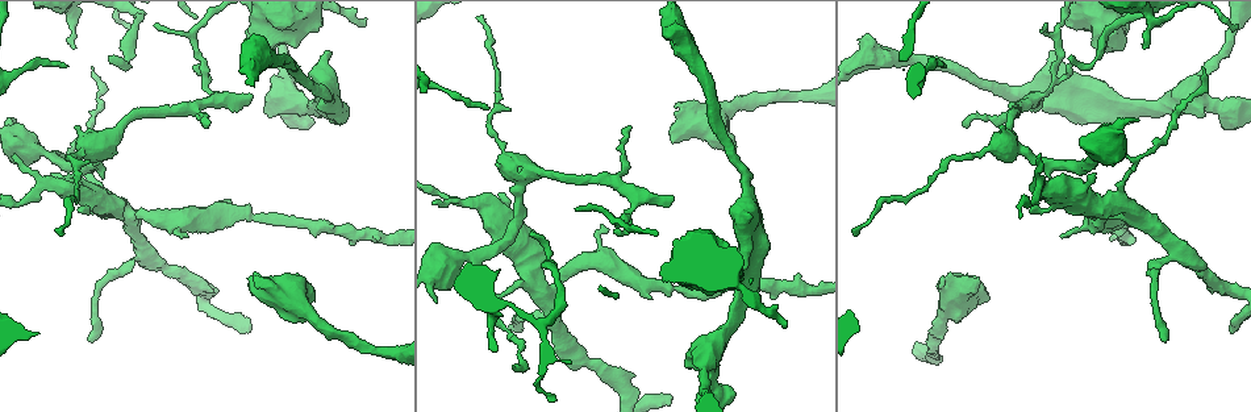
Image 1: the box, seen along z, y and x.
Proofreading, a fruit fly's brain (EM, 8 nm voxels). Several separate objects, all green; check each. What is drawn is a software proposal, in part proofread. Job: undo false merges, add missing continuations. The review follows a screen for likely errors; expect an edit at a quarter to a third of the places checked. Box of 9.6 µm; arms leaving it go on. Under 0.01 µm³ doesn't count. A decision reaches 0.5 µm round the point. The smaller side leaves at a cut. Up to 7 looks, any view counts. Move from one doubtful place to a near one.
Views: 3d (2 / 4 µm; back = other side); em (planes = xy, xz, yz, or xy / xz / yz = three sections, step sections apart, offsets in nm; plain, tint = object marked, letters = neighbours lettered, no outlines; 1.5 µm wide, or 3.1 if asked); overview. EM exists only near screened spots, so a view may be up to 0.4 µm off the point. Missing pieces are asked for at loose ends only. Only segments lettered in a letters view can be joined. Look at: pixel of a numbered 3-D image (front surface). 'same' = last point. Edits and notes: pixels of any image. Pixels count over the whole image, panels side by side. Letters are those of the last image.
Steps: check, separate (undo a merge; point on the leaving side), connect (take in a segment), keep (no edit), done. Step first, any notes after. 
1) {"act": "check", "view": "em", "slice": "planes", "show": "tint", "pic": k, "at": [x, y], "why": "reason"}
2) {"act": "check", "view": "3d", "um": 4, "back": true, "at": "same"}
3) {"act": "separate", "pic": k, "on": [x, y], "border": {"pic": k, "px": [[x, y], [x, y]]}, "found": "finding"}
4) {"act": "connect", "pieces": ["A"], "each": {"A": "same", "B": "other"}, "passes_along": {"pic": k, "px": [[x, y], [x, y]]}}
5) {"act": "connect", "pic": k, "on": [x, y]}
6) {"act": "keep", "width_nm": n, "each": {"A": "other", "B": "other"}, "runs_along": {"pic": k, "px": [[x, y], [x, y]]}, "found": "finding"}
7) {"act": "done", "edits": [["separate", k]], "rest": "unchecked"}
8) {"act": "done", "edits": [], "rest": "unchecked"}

{"act": "check", "view": "3d", "um": 2, "pic": 1, "at": [1056, 100]}

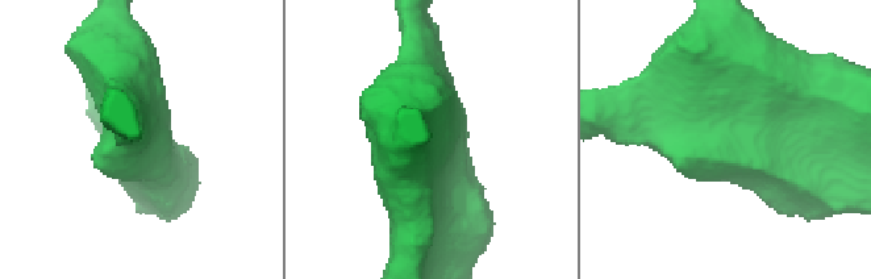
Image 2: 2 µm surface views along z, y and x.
{"act": "check", "view": "em", "slice": "planes", "show": "letters", "pic": 2, "at": [715, 129]}

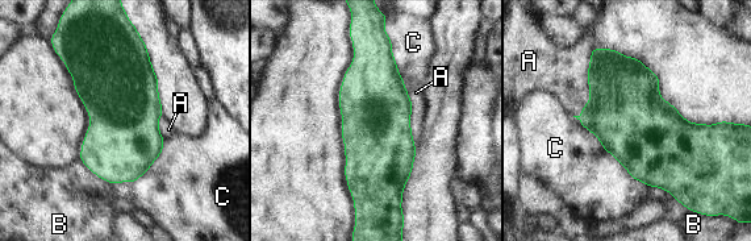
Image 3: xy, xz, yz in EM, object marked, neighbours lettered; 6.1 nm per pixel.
{"act": "keep", "longest_contact_nm": ["C", 650], "each": {"A": "other", "B": "other", "C": "other"}, "border": {"pic": 3, "px": [[593, 46], [589, 100], [574, 116]]}, "found": "one cell here"}

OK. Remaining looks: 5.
{"act": "check", "view": "3d", "um": 2, "back": true, "pic": 1, "at": [529, 234], "why": "tapers out"}

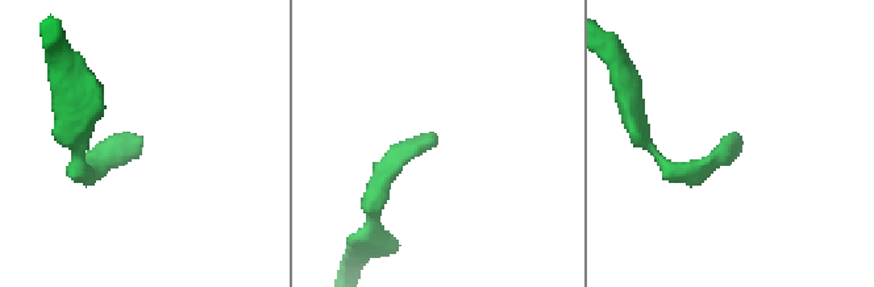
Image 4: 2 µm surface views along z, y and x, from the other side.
{"act": "check", "view": "em", "slice": "yz", "step": 8, "show": "tint", "pic": 4, "at": [742, 142], "why": "now the EM"}

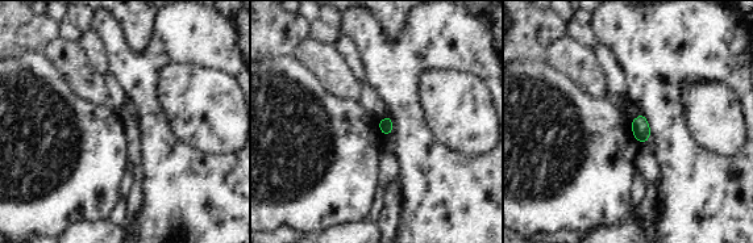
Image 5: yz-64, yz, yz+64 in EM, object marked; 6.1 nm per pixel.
{"act": "check", "view": "em", "slice": "planes", "show": "letters", "at": "same", "why": "another direction"}

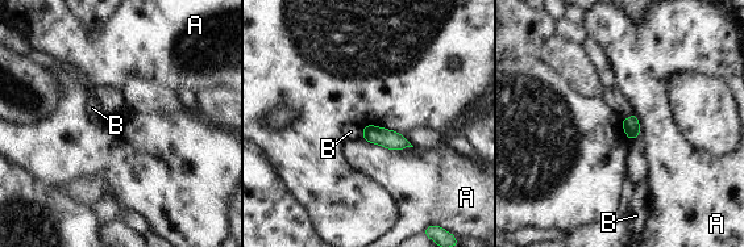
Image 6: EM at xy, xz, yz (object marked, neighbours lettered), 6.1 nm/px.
{"act": "keep", "each": {"A": "other", "B": "other"}, "border": {"pic": 6, "px": [[365, 126], [361, 137]]}, "found": "no lettered segment goes on from it"}

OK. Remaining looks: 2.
{"act": "done", "edits": [], "rest": "unchecked"}

